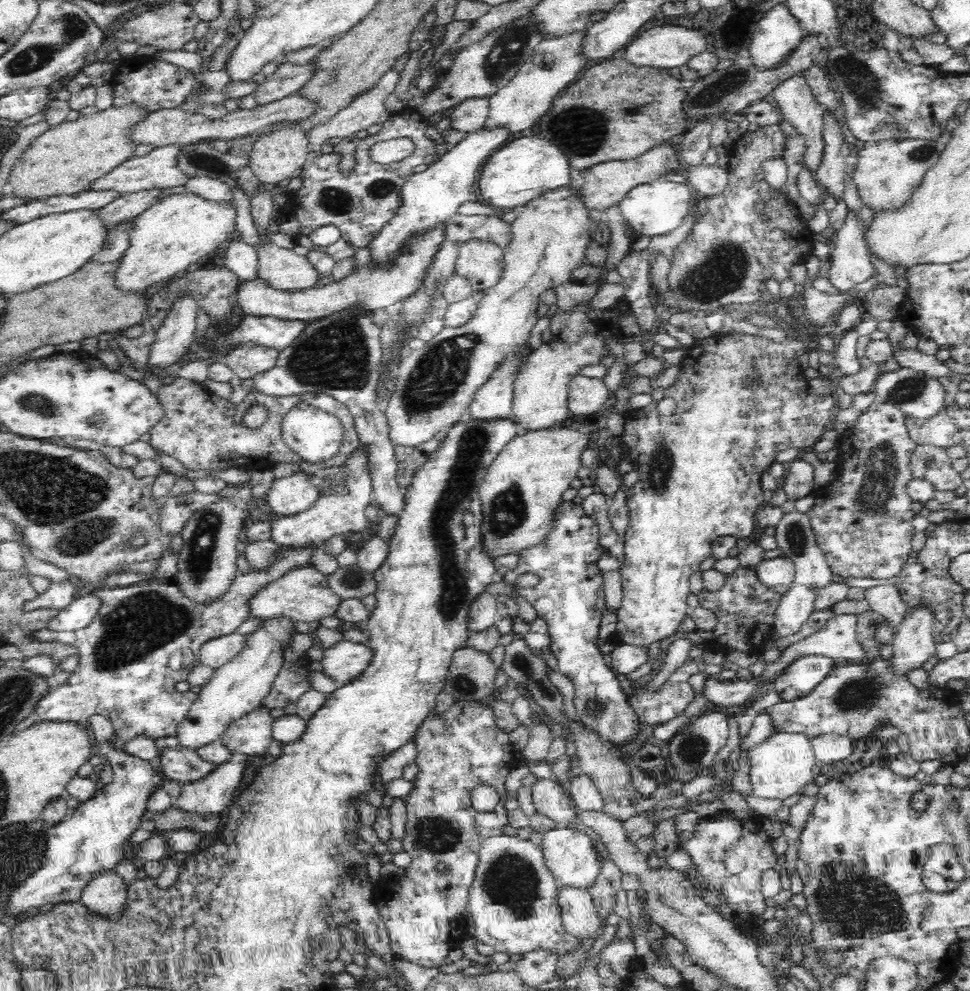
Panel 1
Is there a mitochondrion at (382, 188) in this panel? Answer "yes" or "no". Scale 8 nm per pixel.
yes

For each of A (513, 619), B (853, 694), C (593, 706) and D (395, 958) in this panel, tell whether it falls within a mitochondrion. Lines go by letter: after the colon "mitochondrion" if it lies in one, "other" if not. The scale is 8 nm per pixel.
A: other
B: mitochondrion
C: mitochondrion
D: other

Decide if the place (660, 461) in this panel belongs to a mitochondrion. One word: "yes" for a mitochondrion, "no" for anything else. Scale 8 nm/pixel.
yes

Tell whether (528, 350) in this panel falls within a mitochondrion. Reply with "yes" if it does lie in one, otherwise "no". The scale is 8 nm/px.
no

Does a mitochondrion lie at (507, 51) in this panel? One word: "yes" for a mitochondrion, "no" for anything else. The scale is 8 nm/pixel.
yes

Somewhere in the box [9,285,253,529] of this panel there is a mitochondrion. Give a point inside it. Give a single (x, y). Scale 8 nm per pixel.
(42, 406)

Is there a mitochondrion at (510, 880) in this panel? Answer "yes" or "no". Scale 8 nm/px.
yes

